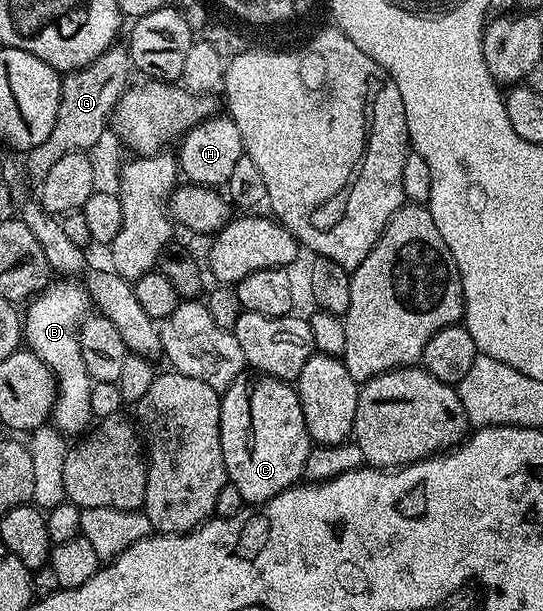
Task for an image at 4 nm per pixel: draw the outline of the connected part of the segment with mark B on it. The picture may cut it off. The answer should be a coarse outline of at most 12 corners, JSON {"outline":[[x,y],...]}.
{"outline":[[71,277],[26,304],[26,346],[55,374],[53,427],[92,426],[79,327],[92,310]]}

